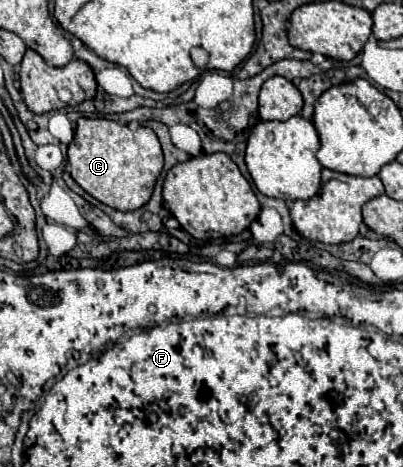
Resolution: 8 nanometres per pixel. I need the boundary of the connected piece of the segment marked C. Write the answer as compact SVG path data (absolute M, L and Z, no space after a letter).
M81 117L75 137L69 143L67 161L77 185L97 201L117 211L135 211L151 199L155 181L163 169L163 151L155 131L149 127L137 127L133 131L109 119Z

